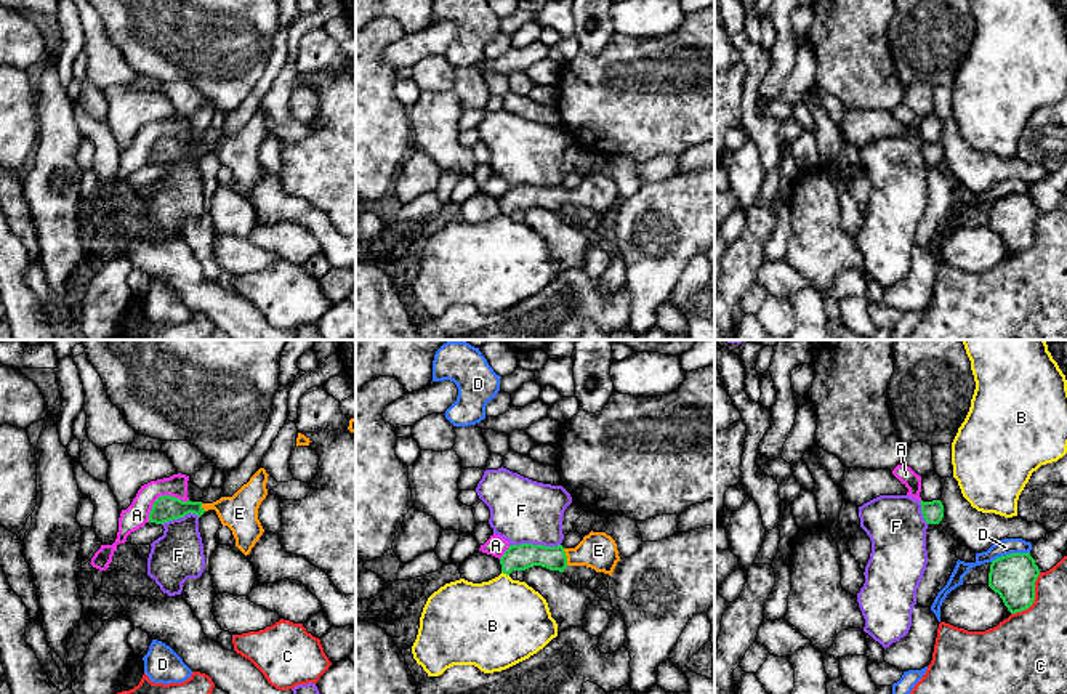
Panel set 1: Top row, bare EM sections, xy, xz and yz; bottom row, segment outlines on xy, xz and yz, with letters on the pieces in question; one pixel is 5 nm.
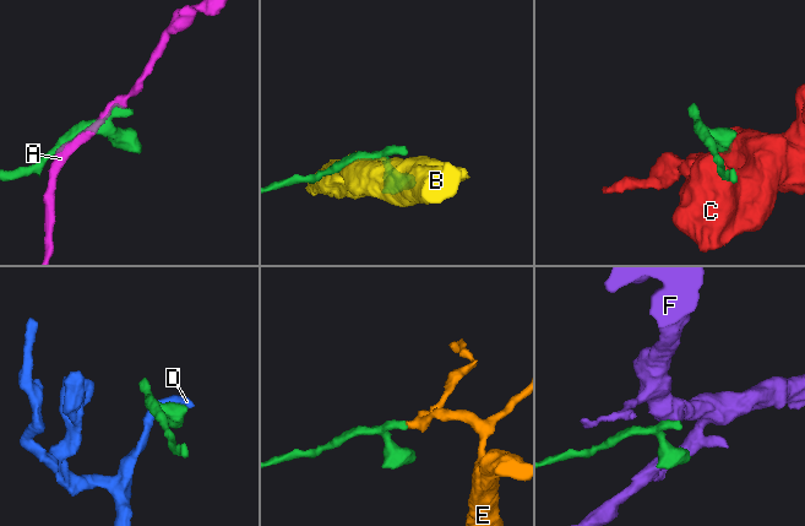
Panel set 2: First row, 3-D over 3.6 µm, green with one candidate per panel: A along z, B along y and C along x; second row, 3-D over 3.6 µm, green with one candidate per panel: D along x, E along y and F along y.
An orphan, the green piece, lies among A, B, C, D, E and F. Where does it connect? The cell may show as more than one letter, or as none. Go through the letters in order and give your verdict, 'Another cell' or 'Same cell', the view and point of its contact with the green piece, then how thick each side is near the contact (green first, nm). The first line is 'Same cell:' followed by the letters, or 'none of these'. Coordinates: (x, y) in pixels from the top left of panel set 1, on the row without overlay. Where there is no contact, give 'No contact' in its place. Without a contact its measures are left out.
Same cell: E
A: Another cell. Touches green at xy (162, 137). Thickness 130 nm (green) against 120 nm
B: Another cell. Touches green at xz (505, 213). Thickness 130 nm (green) against 440 nm
C: Another cell. Touches green at yz (1034, 239). Thickness 220 nm (green) against 380 nm
D: Another cell. Touches green at yz (1011, 194). Thickness 220 nm (green) against 80 nm
E: Same cell. Touches green at xz (566, 197). Thickness 130 nm (green) against 190 nm
F: Another cell. Touches green at xz (535, 186). Thickness 130 nm (green) against 320 nm

